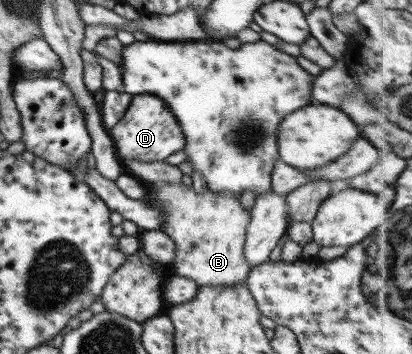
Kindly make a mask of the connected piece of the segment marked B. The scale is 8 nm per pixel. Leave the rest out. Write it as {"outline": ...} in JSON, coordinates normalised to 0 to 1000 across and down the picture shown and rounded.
{"outline":[[[371,514],[354,517],[357,554],[371,588],[391,593],[396,636],[391,650],[425,684],[425,734],[413,754],[425,763],[425,777],[468,788],[478,808],[580,808],[602,788],[607,751],[595,734],[590,706],[600,658],[600,633],[609,621],[609,590],[585,579],[585,551],[532,551],[502,534],[495,545],[476,545],[468,528],[439,517]]]}

